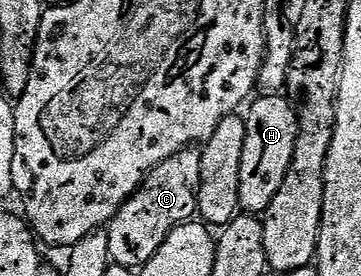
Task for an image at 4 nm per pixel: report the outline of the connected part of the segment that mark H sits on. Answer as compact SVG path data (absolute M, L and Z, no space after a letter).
M265 94L260 97L262 100L254 99L247 108L249 116L244 117L247 142L243 150L239 196L241 198L241 208L249 214L263 214L267 211L275 198L275 194L279 194L295 158L297 139L301 136L301 121L298 109L296 107L292 108L283 97L284 95L281 94Z

